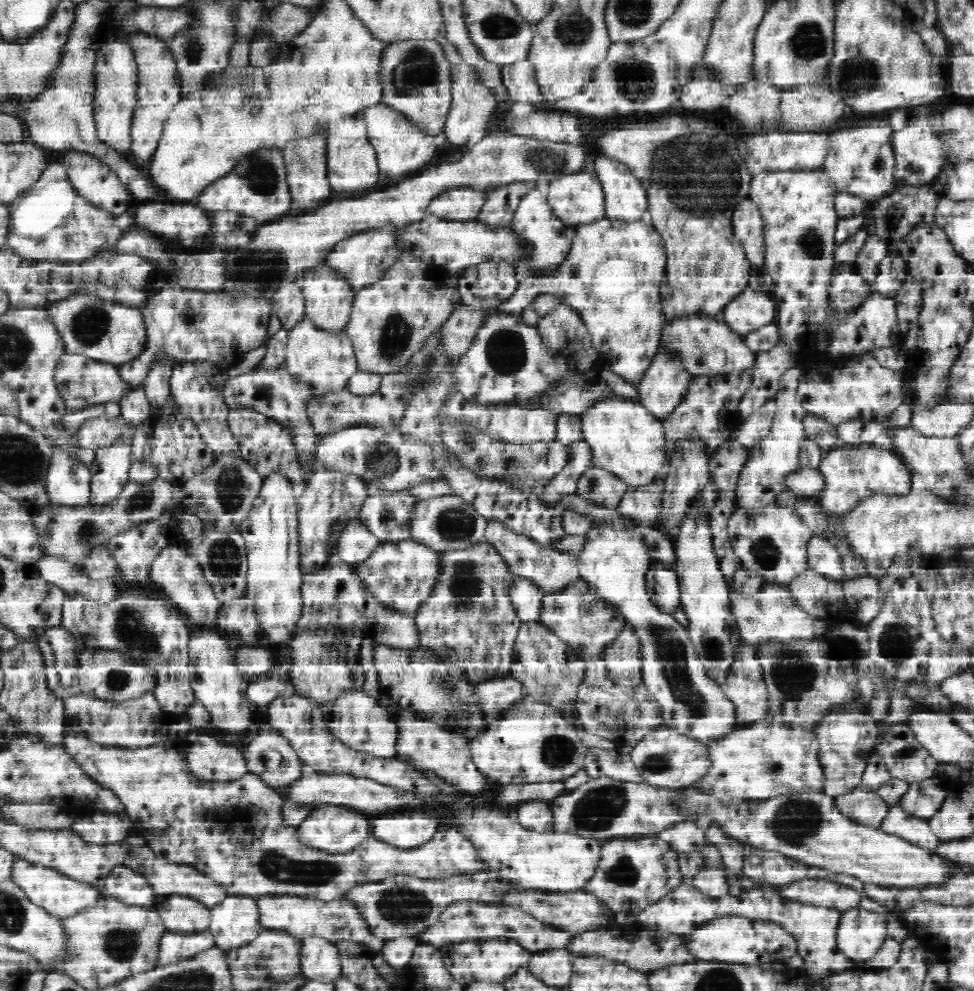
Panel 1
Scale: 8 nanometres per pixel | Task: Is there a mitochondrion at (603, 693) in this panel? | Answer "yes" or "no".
no

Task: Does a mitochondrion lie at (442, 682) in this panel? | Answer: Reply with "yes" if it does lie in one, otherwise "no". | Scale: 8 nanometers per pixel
yes

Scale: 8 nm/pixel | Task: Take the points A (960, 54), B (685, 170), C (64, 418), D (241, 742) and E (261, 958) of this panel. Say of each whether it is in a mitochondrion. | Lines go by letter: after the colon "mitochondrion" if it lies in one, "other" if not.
A: other
B: mitochondrion
C: other
D: other
E: mitochondrion

